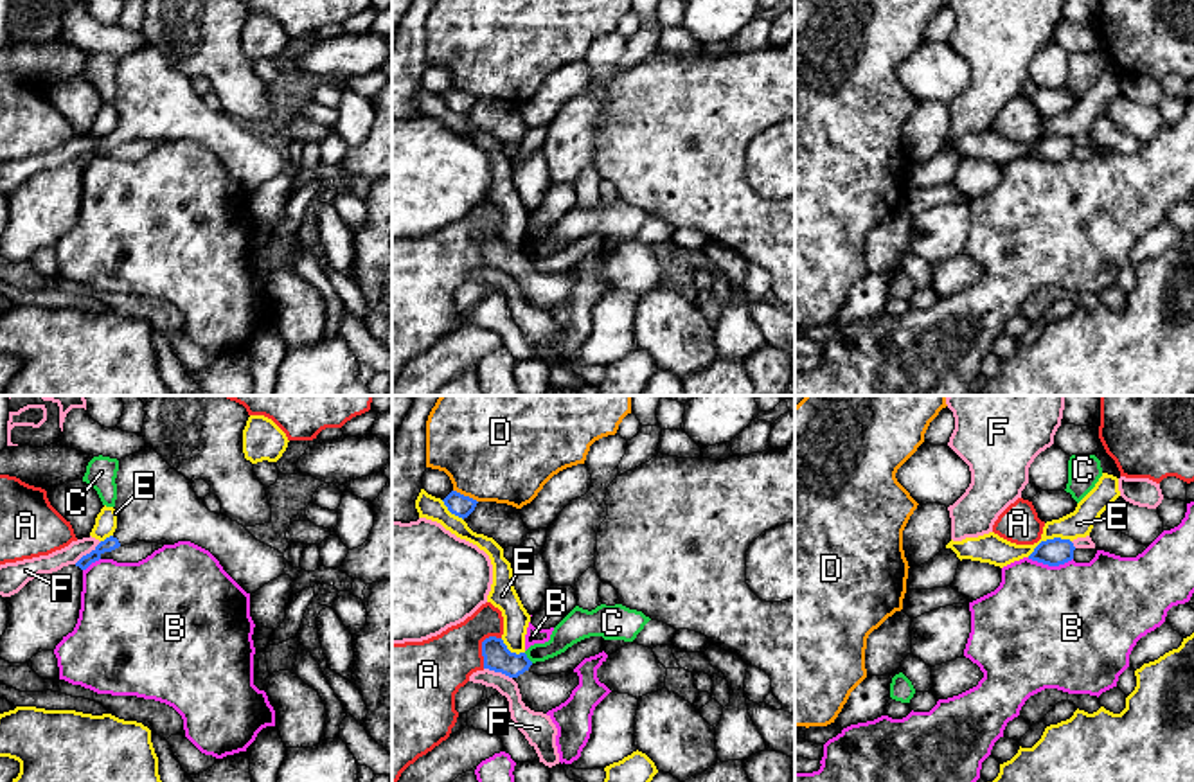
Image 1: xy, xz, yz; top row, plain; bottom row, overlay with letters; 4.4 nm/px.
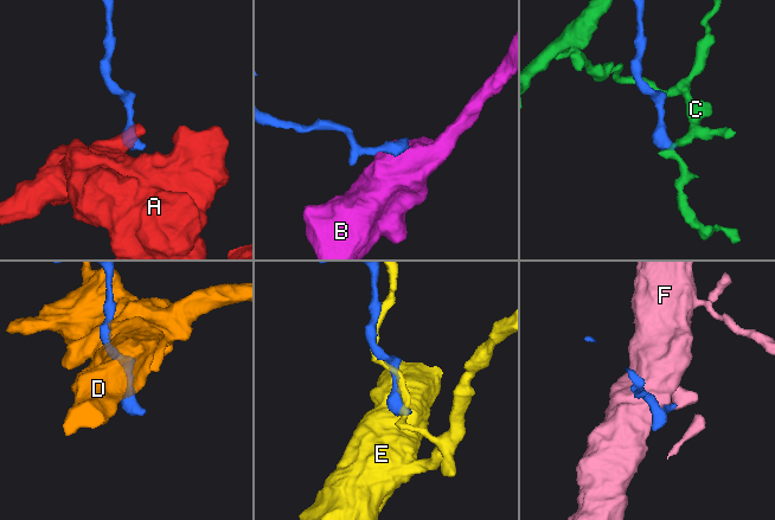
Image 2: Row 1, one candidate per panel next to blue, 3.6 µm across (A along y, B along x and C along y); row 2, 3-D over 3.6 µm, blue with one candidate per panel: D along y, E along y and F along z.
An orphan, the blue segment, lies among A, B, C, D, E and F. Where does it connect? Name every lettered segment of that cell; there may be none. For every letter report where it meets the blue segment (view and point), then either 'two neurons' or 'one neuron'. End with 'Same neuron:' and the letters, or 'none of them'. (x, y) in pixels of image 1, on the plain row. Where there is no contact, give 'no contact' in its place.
A: xz (482, 243) | two neurons
B: yz (1051, 162) | two neurons
C: xz (527, 256) | two neurons
D: xz (466, 94) | two neurons
E: yz (1049, 137) | two neurons
F: xy (87, 151) | two neurons
Same neuron: none of them

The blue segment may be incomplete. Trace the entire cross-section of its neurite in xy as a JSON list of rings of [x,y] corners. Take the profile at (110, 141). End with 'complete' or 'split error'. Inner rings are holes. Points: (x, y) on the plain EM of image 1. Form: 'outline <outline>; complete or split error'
outline [[[153,45],[120,56],[115,81],[117,126],[76,160],[81,167],[99,158],[104,149],[137,138],[191,138],[209,147],[250,192],[284,173],[284,151],[257,138],[237,119],[210,110],[196,93],[192,79]]]; split error

